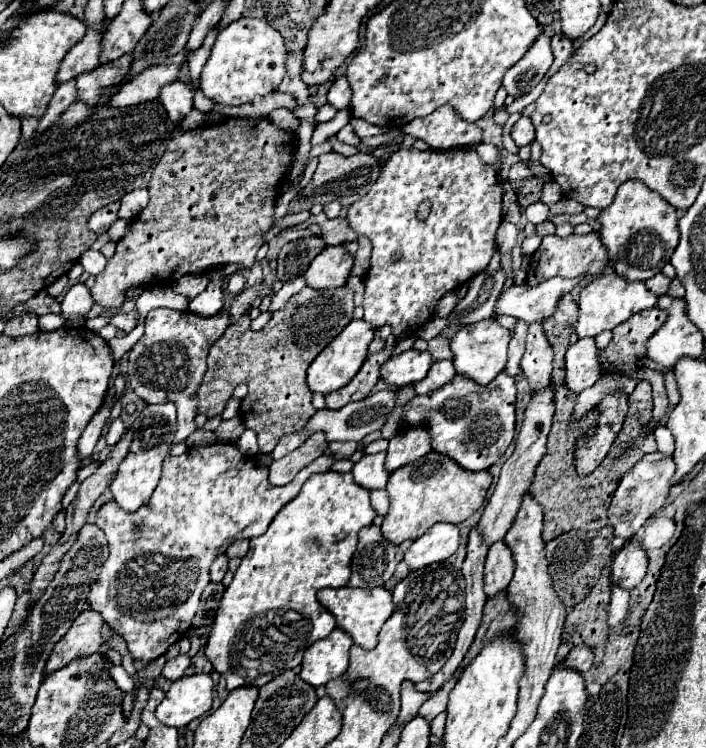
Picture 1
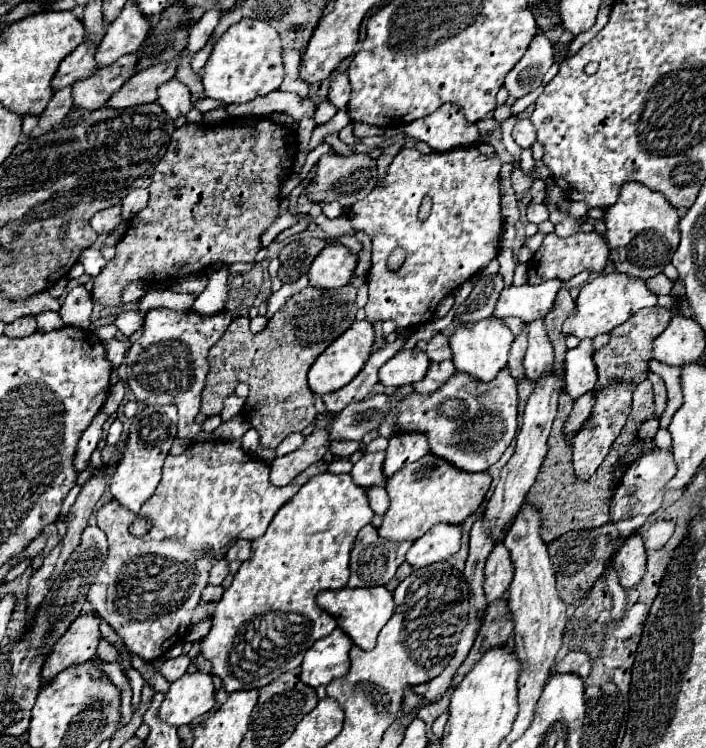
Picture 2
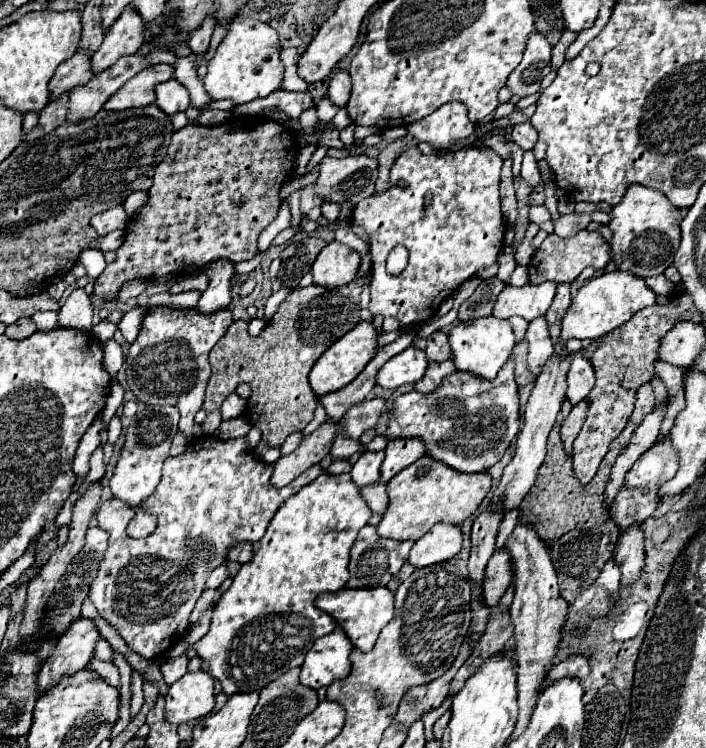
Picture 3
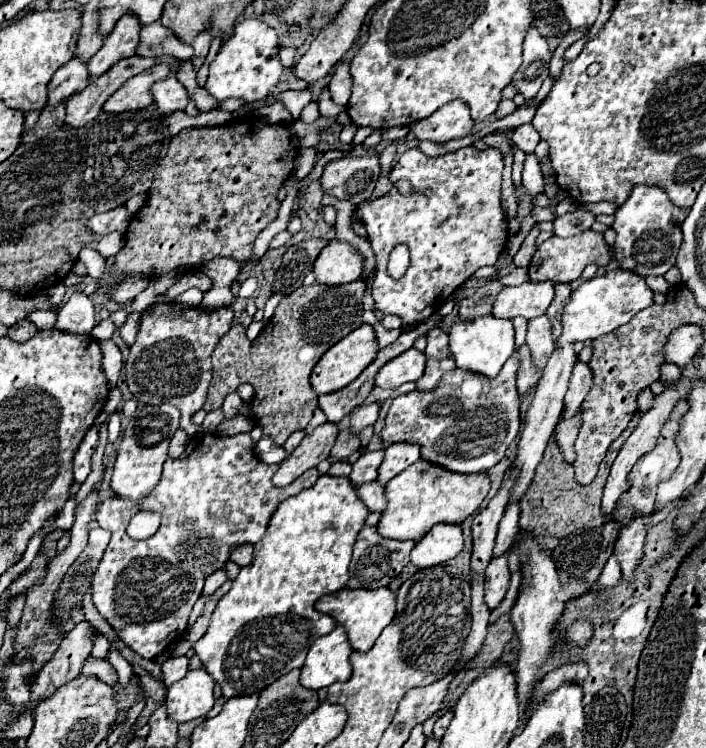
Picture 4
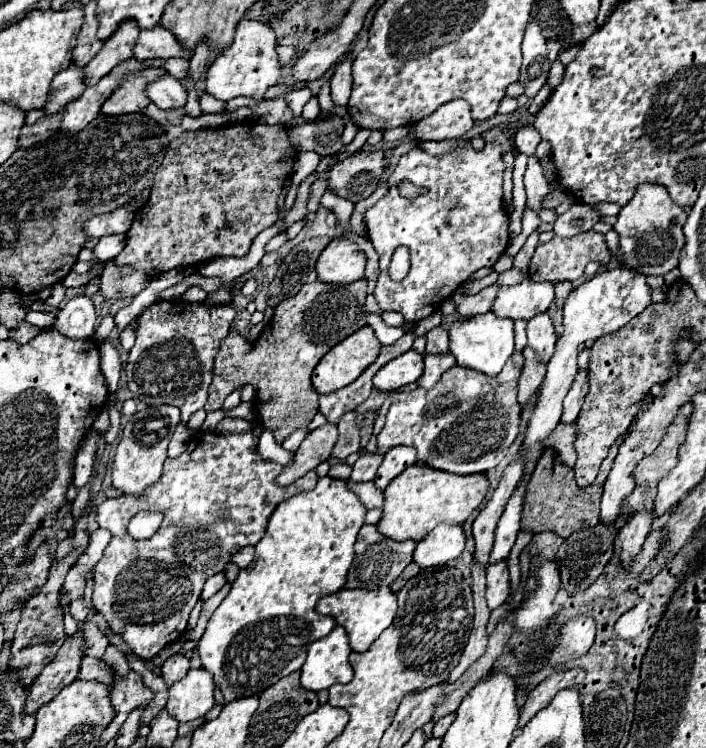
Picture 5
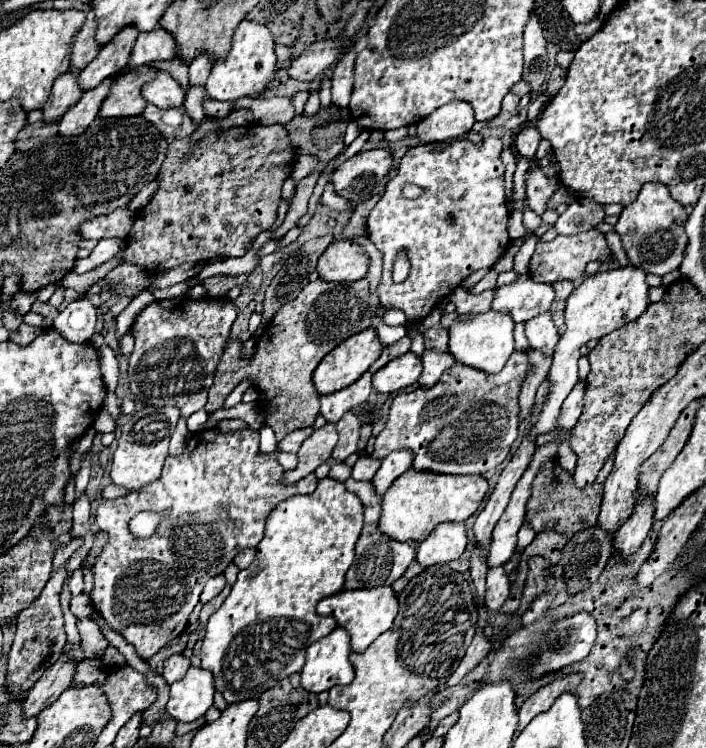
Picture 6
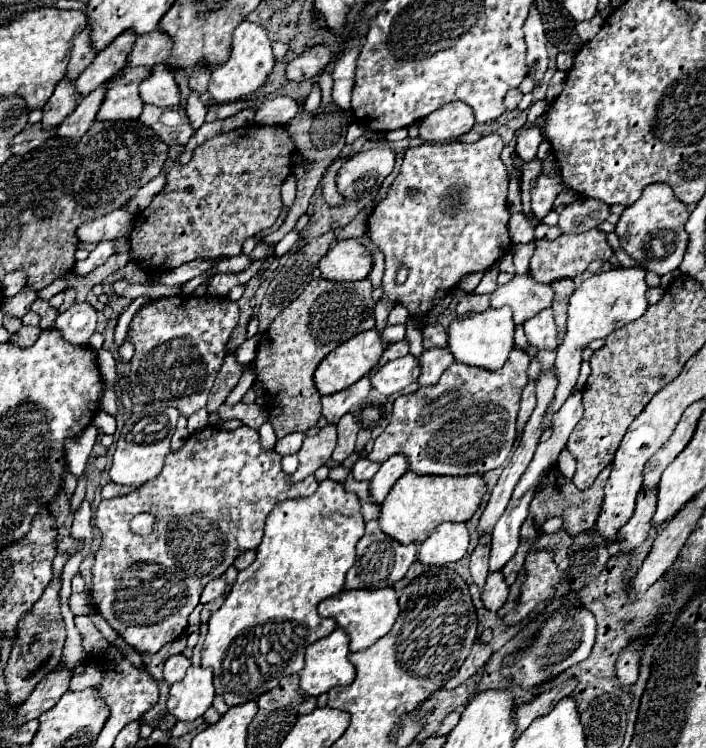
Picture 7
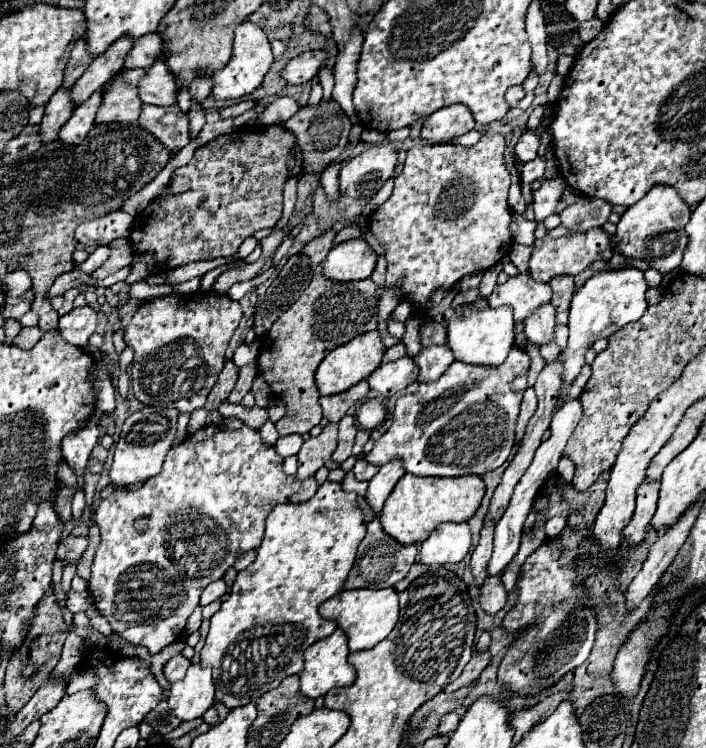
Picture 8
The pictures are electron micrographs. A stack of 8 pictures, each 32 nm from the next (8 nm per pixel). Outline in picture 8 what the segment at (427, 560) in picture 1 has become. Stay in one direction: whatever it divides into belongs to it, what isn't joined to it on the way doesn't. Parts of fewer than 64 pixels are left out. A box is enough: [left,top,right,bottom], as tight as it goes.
[420,522,472,564]

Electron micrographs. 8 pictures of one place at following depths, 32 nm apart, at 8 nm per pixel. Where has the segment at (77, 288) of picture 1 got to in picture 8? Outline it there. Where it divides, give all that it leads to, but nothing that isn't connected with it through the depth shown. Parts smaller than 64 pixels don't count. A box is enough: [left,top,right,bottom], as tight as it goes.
[60,306,96,346]

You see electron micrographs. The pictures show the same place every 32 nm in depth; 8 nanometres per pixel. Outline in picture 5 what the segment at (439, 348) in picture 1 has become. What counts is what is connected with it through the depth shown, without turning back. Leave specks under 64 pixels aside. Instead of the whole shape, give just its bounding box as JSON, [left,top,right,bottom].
[426,326,448,354]

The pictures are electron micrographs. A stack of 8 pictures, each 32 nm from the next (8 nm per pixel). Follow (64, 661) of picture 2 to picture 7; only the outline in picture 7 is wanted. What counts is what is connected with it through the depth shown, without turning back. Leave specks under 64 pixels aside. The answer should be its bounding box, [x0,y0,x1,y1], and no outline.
[16,670,70,726]

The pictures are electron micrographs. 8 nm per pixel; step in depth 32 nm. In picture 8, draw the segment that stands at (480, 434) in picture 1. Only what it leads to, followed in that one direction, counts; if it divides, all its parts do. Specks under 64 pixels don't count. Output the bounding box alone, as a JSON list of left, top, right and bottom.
[364,344,530,476]

